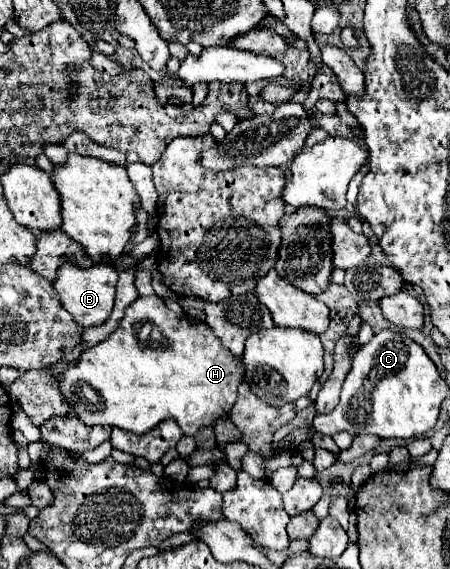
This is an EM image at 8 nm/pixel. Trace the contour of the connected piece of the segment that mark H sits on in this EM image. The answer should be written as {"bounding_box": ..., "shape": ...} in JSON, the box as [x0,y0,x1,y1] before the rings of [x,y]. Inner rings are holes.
{"bounding_box":[62,296,246,436],"shape":[[[140,296],[134,304],[130,304],[130,306],[126,308],[126,316],[124,316],[124,320],[120,322],[120,328],[118,328],[116,332],[112,332],[106,340],[102,340],[102,342],[98,342],[96,346],[88,348],[88,350],[82,354],[80,362],[74,364],[72,368],[68,368],[68,370],[64,372],[62,394],[64,394],[66,402],[72,406],[72,412],[74,412],[84,424],[88,424],[88,426],[112,426],[112,428],[122,428],[122,430],[134,432],[134,434],[146,434],[146,432],[150,432],[152,428],[156,428],[160,422],[172,418],[172,420],[176,420],[176,424],[182,428],[184,434],[196,436],[202,428],[212,428],[214,422],[216,422],[220,416],[230,414],[230,408],[234,406],[234,402],[236,402],[236,398],[238,398],[238,384],[244,382],[244,372],[246,372],[246,368],[244,368],[242,358],[234,356],[228,348],[224,348],[222,342],[218,340],[218,336],[214,336],[214,332],[210,330],[210,326],[208,326],[206,322],[190,320],[190,318],[186,318],[184,314],[172,312],[172,310],[164,304],[164,300],[162,300],[160,296],[146,296],[146,298]]]}

